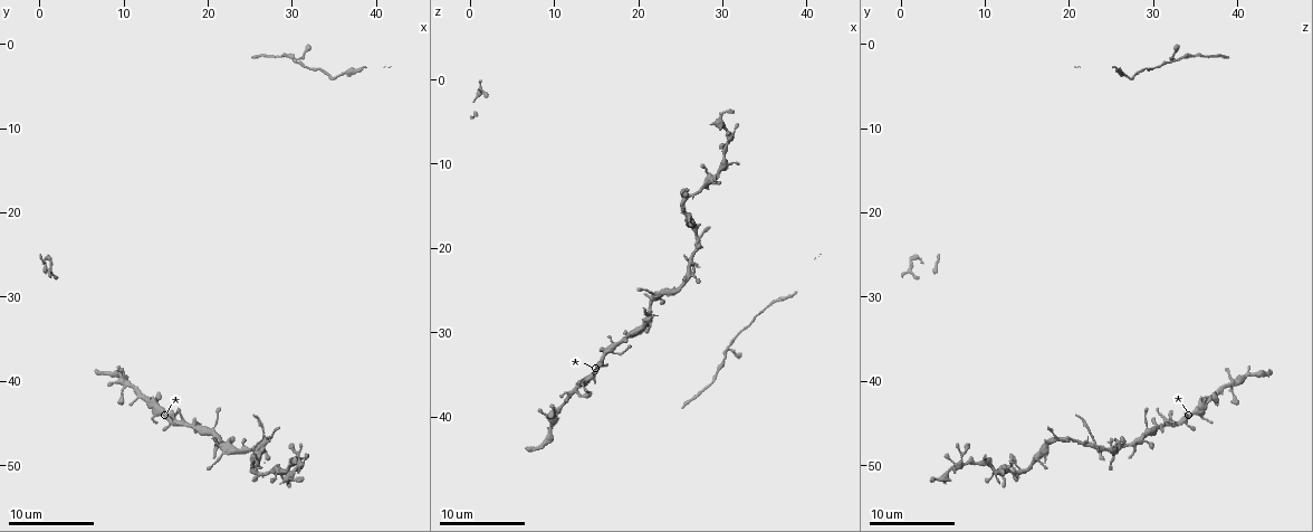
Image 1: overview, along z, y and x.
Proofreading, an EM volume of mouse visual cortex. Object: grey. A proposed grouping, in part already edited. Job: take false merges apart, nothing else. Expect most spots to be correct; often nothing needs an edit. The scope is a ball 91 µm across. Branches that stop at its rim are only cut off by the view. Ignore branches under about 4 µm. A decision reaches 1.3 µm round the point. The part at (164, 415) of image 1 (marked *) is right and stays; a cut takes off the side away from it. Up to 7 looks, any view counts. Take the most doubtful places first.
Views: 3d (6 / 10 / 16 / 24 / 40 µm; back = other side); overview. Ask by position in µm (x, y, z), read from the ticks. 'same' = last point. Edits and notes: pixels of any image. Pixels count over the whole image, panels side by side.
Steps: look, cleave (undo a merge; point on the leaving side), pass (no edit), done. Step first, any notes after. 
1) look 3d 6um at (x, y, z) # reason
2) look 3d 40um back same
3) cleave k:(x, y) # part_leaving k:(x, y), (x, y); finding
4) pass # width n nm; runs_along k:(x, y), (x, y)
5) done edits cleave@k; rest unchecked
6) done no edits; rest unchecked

look 3d 6um at (26.0, 47.4, 22.6) # four-way junction

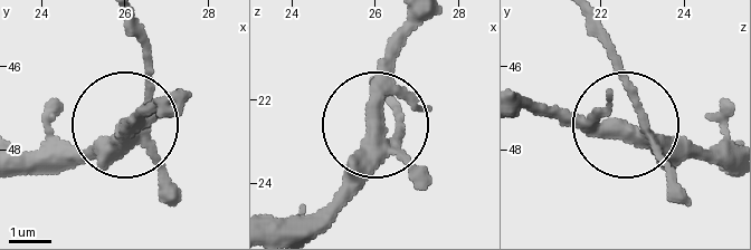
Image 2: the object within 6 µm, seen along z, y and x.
look 3d 6um back at (26.10, 47.55, 22.65)

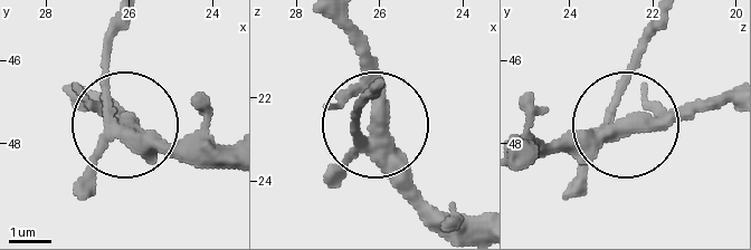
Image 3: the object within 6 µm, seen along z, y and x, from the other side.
cleave 3:(78, 183) # side_arm 50 um; arms 4; two neurons meet here

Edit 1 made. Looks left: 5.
look 3d 10um at (26.2, 50.8, 13.8) # three-way junction

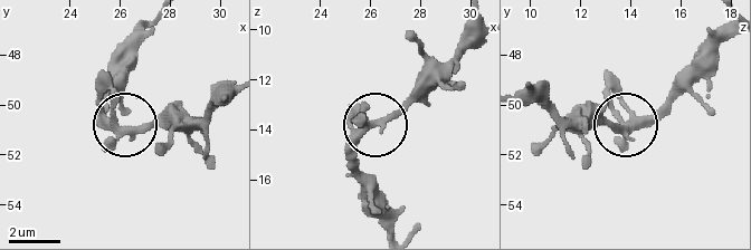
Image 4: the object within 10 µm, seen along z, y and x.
pass # side_arm 15 um; runs_along 4:(392, 231), (381, 192), (353, 147), (435, 73); all the same neuron

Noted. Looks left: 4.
look 3d 6um at (21.4, 47.8, 26.6) # thin neck

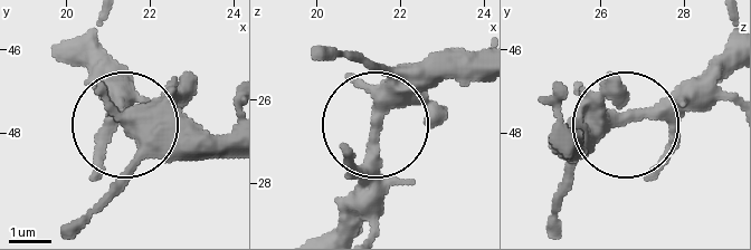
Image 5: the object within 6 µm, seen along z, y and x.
pass # arms 3; continuous, no second neuron

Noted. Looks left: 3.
done edits cleave@3; rest unchecked

